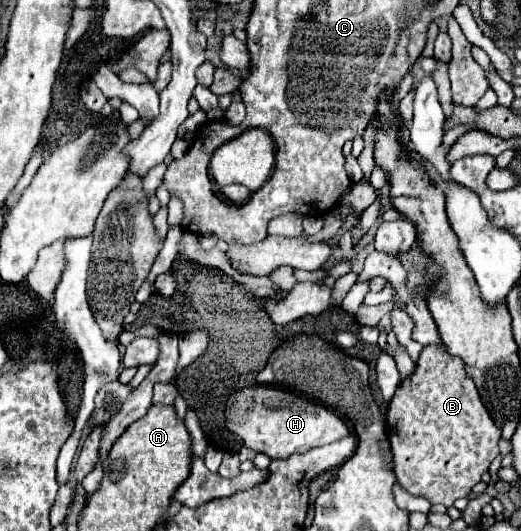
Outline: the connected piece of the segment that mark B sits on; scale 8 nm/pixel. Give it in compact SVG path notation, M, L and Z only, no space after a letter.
M429 345L421 351L421 357L415 365L415 373L401 381L397 387L387 413L387 435L393 449L393 461L395 461L395 473L399 483L417 497L427 499L429 503L441 503L445 507L451 507L457 499L467 497L481 481L481 475L489 469L491 461L497 457L497 443L501 439L499 427L489 417L485 405L481 403L479 391L475 389L475 383L467 377L463 369L463 361L457 357L451 357L445 347Z

